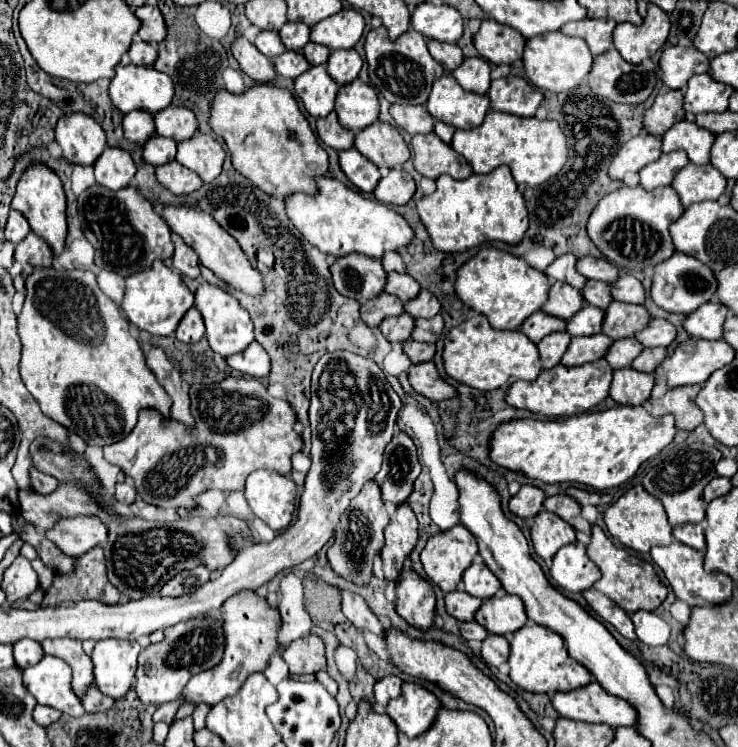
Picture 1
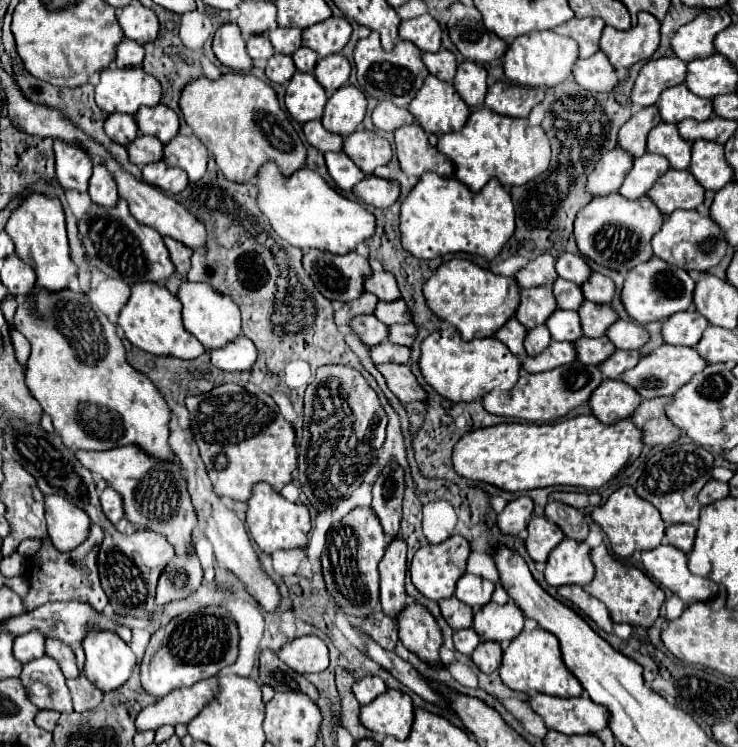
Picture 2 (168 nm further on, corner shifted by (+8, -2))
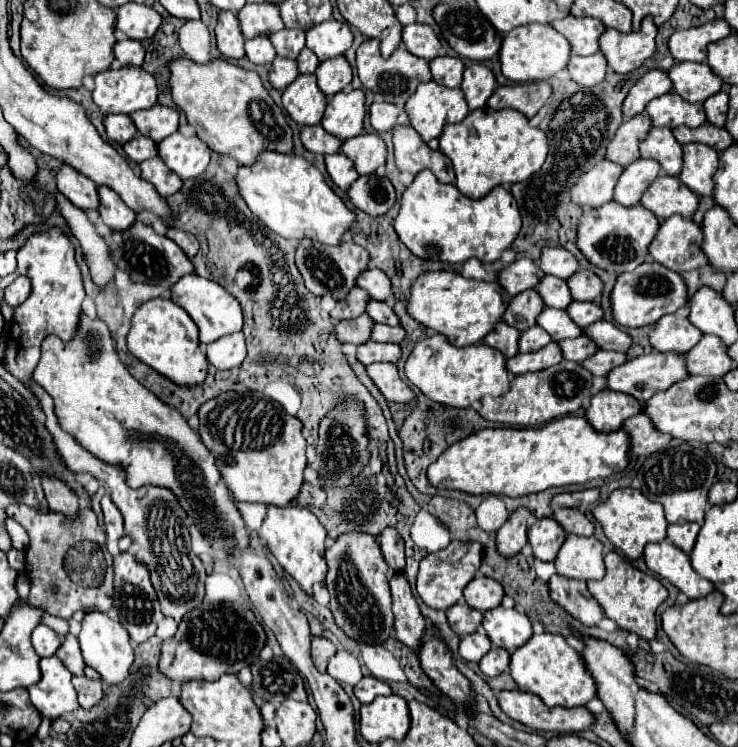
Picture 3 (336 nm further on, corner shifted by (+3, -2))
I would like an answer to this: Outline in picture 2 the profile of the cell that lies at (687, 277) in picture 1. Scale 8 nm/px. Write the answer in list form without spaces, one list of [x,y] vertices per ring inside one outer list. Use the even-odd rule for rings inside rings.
[[[652,257],[650,261],[636,265],[626,275],[624,289],[622,289],[622,303],[628,315],[638,323],[664,321],[670,315],[678,311],[688,311],[692,307],[694,287],[696,287],[696,281],[690,277],[688,271],[684,271],[682,267],[672,267],[670,263],[664,263],[662,259]]]

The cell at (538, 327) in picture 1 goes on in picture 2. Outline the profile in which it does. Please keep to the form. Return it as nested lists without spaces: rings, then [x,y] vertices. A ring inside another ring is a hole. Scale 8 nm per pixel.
[[[512,317],[500,331],[496,331],[496,339],[500,339],[504,345],[508,345],[508,349],[514,353],[514,355],[524,355],[524,339],[526,339],[526,333],[528,329],[516,319]]]

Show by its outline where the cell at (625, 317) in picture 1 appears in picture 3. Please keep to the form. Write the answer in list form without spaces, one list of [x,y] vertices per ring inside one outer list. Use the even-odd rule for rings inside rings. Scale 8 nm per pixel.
[[[573,301],[569,303],[569,307],[565,309],[569,313],[569,317],[581,327],[585,329],[587,325],[599,321],[603,317],[603,309],[597,303],[581,303],[581,301]]]

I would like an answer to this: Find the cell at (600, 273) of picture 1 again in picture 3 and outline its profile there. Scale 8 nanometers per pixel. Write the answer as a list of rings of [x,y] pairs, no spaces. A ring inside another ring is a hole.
[[[545,247],[541,251],[539,265],[543,273],[555,275],[559,279],[569,279],[579,269],[577,259],[563,247]]]

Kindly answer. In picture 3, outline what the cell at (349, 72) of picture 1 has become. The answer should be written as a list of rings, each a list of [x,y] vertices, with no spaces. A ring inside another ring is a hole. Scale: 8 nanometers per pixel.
[[[341,55],[337,59],[323,61],[317,71],[317,85],[325,95],[335,95],[351,83],[351,65]]]

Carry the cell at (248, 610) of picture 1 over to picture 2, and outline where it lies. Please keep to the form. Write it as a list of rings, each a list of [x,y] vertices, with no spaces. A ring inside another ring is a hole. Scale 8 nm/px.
[[[218,675],[200,681],[192,687],[180,687],[176,691],[170,691],[166,697],[140,711],[136,719],[136,727],[158,729],[162,725],[188,723],[202,711],[202,707],[208,705],[210,699],[216,697],[216,691],[220,691]]]

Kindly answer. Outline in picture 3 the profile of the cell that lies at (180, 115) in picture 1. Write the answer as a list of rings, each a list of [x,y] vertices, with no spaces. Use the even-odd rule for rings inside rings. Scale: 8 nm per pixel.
[[[155,105],[151,109],[135,111],[131,119],[137,131],[145,137],[151,137],[155,143],[163,141],[179,127],[179,113],[173,107],[165,107],[165,105]]]

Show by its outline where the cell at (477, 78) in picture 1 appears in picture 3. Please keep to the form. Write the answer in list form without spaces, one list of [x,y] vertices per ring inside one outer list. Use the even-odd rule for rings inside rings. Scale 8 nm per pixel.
[[[473,63],[471,67],[465,69],[461,91],[465,93],[467,105],[471,109],[483,109],[493,89],[495,89],[495,75],[485,65]]]

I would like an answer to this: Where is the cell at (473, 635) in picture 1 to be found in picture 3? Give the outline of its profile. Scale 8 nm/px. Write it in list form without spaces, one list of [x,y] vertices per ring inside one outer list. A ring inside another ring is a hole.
[[[483,629],[475,631],[475,633],[469,633],[461,639],[461,645],[459,645],[459,655],[465,659],[465,661],[473,661],[473,663],[479,663],[481,657],[491,649],[491,643],[489,643],[489,637],[485,635]]]

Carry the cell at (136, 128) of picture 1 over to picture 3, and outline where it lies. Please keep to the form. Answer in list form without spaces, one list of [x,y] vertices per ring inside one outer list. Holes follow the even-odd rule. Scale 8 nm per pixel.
[[[107,115],[103,125],[105,125],[107,137],[115,143],[121,143],[121,145],[127,143],[129,139],[133,139],[137,133],[129,115]]]

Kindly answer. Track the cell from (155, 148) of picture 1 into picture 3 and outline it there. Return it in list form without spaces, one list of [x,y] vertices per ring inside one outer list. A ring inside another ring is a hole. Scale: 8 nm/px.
[[[135,135],[131,141],[127,141],[123,145],[123,151],[127,153],[127,157],[135,163],[141,163],[145,159],[151,159],[157,155],[157,145],[153,139],[143,137],[143,135]]]

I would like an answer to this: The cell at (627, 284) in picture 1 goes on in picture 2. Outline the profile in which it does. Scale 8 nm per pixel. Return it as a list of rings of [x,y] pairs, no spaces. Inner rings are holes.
[[[592,273],[592,277],[586,283],[582,283],[582,291],[588,301],[610,303],[616,293],[616,283],[602,273]]]

